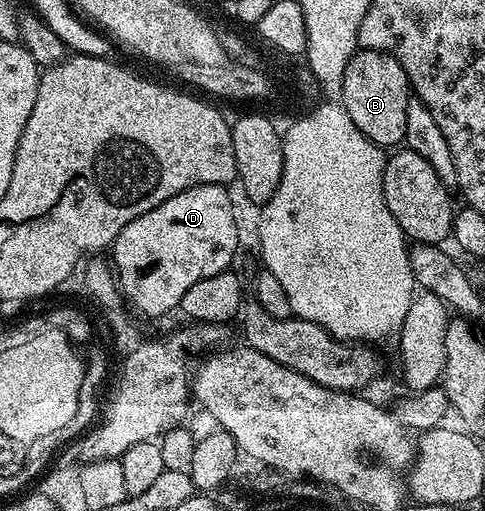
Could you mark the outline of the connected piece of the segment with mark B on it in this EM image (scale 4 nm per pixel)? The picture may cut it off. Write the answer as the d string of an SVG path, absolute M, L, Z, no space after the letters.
M358 49L351 55L348 67L344 67L340 103L368 140L383 147L401 146L406 139L404 122L411 100L412 90L406 69L400 67L393 53Z

